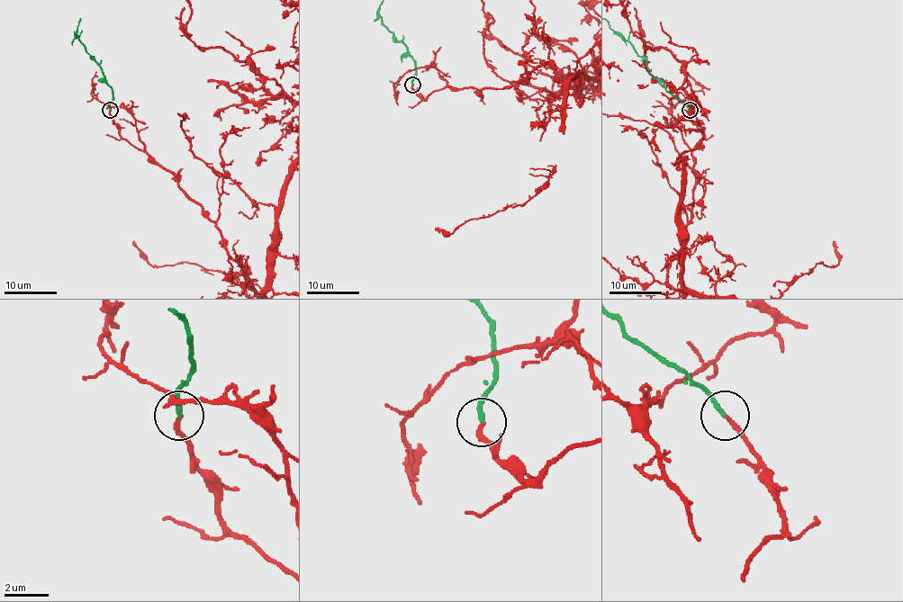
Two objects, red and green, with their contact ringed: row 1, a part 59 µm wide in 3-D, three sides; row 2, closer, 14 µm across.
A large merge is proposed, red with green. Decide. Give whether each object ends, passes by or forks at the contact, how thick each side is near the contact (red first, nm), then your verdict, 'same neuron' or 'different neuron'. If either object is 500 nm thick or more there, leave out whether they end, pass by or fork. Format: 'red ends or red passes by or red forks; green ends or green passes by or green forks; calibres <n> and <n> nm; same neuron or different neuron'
red ends; green ends; calibres 180 and 200 nm; same neuron

